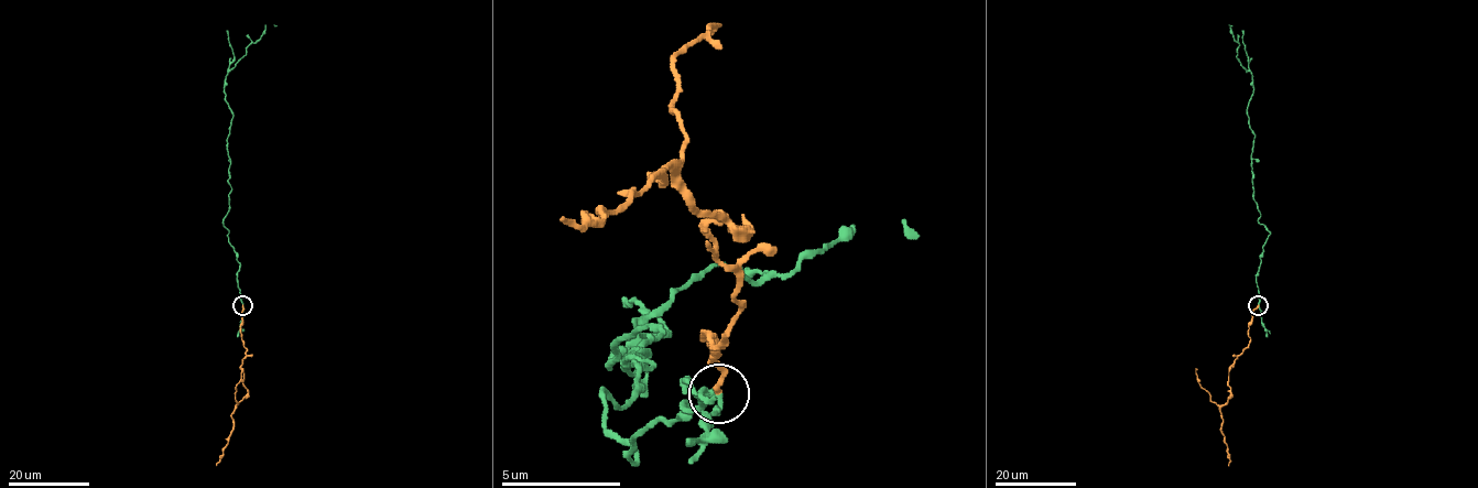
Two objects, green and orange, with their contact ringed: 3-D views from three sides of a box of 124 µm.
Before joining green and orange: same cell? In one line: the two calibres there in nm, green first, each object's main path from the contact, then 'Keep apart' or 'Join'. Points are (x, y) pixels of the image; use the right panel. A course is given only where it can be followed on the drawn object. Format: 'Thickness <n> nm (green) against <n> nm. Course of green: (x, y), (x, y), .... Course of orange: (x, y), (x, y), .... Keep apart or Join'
Thickness 180 nm (green) against 240 nm. Course of green: (1258, 306), (1256, 274), (1269, 230), (1258, 220), (1252, 182), (1252, 74), (1237, 55), (1231, 25). Course of orange: (1258, 306), (1249, 326), (1249, 345), (1230, 367), (1230, 393), (1220, 408), (1228, 466). Keep apart

